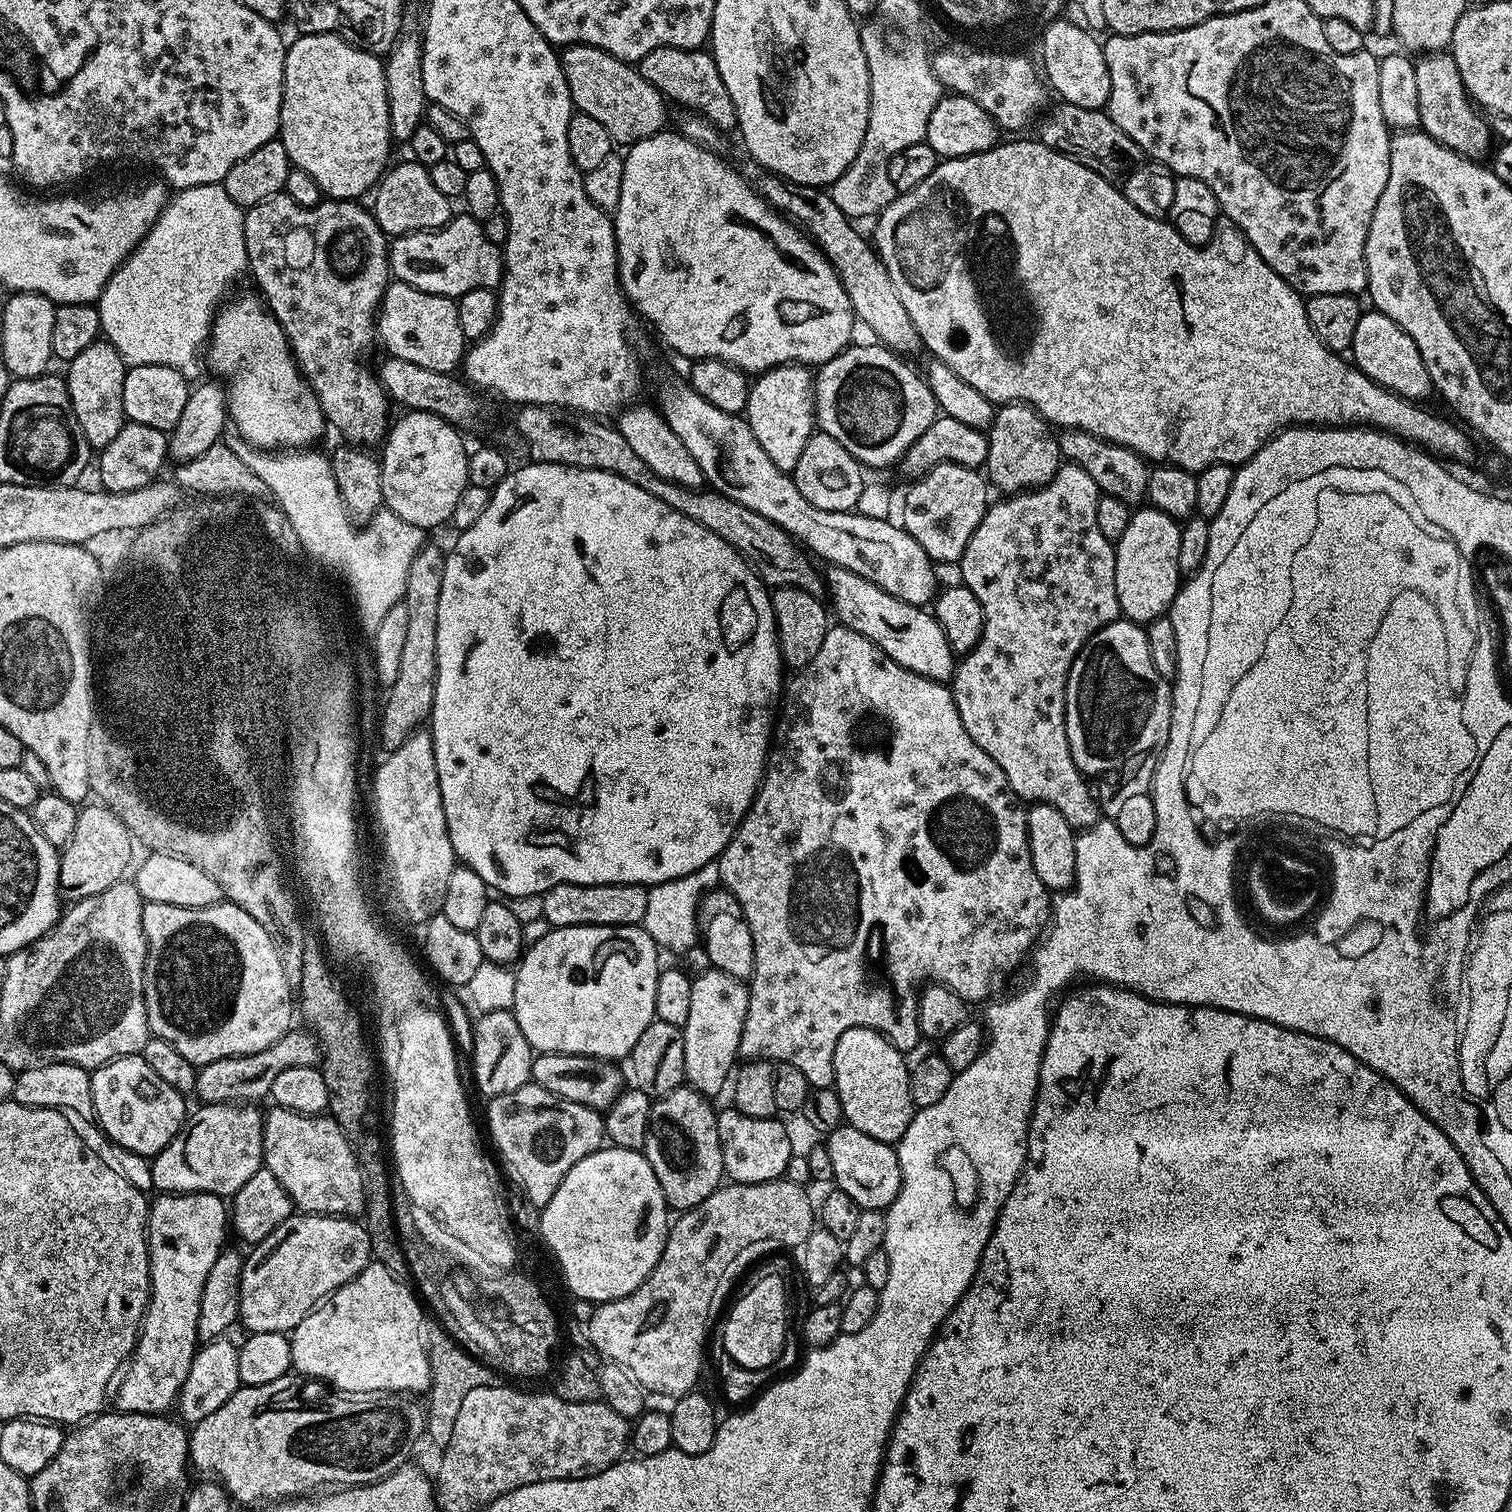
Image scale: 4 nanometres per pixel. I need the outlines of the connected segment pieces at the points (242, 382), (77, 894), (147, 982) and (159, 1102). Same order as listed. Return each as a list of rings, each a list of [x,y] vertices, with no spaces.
[[[259,295],[240,296],[237,300],[230,300],[212,317],[212,331],[208,333],[206,345],[206,364],[221,376],[219,379],[226,385],[231,427],[240,431],[239,439],[243,443],[257,450],[311,449],[315,445],[312,443],[326,429],[324,411],[296,363],[284,327],[272,317],[267,304]]]
[[[88,802],[78,811],[78,822],[70,842],[60,852],[60,890],[68,902],[100,894],[125,879],[124,871],[132,860],[133,837],[129,828],[101,802]]]
[[[219,902],[201,908],[187,908],[164,904],[145,903],[142,910],[142,930],[148,939],[148,953],[144,963],[144,997],[146,998],[146,1014],[148,1015],[148,1031],[152,1036],[162,1038],[186,1058],[186,1062],[203,1066],[216,1064],[218,1058],[231,1056],[245,1056],[266,1050],[266,1046],[274,1046],[278,1038],[282,1038],[293,1027],[292,1012],[294,1016],[294,992],[286,984],[285,975],[282,974],[281,963],[278,962],[277,952],[270,942],[270,937],[245,910],[229,902]]]
[[[143,1055],[119,1056],[95,1069],[91,1077],[95,1123],[117,1149],[125,1148],[136,1158],[151,1158],[180,1135],[186,1123],[185,1097],[158,1078]]]

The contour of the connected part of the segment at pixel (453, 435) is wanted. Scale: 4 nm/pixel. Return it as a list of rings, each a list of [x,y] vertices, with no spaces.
[[[429,412],[403,413],[400,421],[393,423],[386,433],[383,441],[384,456],[379,457],[381,468],[381,494],[383,507],[389,508],[402,522],[410,522],[414,526],[431,530],[439,524],[447,525],[454,514],[454,506],[458,503],[458,497],[468,482],[468,453],[464,448],[464,440],[459,436],[457,425],[448,423],[441,416],[435,416]]]

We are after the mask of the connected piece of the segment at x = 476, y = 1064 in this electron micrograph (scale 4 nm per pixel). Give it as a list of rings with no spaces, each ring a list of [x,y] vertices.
[[[509,1010],[485,1012],[472,1032],[472,1076],[484,1098],[510,1094],[532,1080],[534,1050],[526,1042],[515,1015]]]

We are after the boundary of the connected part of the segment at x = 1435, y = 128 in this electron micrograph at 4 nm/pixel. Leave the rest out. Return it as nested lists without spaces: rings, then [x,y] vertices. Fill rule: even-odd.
[[[1451,51],[1429,52],[1416,60],[1418,82],[1418,114],[1420,128],[1434,138],[1442,146],[1454,150],[1459,156],[1466,156],[1469,160],[1483,161],[1493,147],[1494,133],[1489,121],[1479,116],[1477,105],[1468,91],[1464,88],[1462,74],[1454,62]],[[1452,76],[1452,80],[1444,80]],[[1488,147],[1489,152],[1488,152]],[[1488,152],[1488,153],[1487,153]]]

